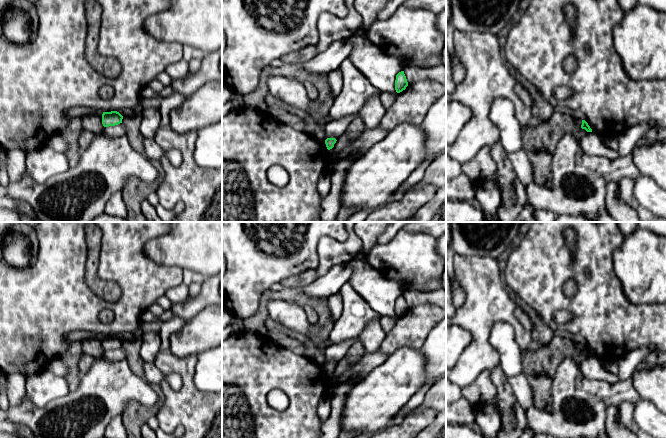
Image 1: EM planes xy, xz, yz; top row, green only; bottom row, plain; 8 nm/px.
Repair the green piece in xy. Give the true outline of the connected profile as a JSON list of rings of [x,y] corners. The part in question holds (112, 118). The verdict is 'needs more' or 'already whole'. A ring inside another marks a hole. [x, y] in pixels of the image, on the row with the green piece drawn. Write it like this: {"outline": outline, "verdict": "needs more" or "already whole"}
{"outline": [[[117,111],[103,112],[102,124],[104,127],[115,126],[122,123],[123,116]]], "verdict": "already whole"}

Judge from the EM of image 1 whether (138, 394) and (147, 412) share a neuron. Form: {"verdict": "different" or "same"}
{"verdict": "different"}

